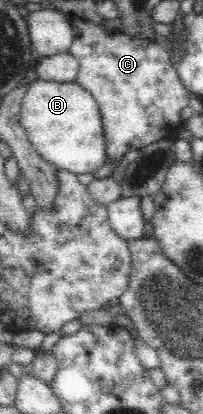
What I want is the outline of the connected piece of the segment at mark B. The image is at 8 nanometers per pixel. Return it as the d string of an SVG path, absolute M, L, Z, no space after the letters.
M32 81L24 95L20 119L35 152L57 169L77 175L94 174L108 161L100 108L94 96L77 81Z

